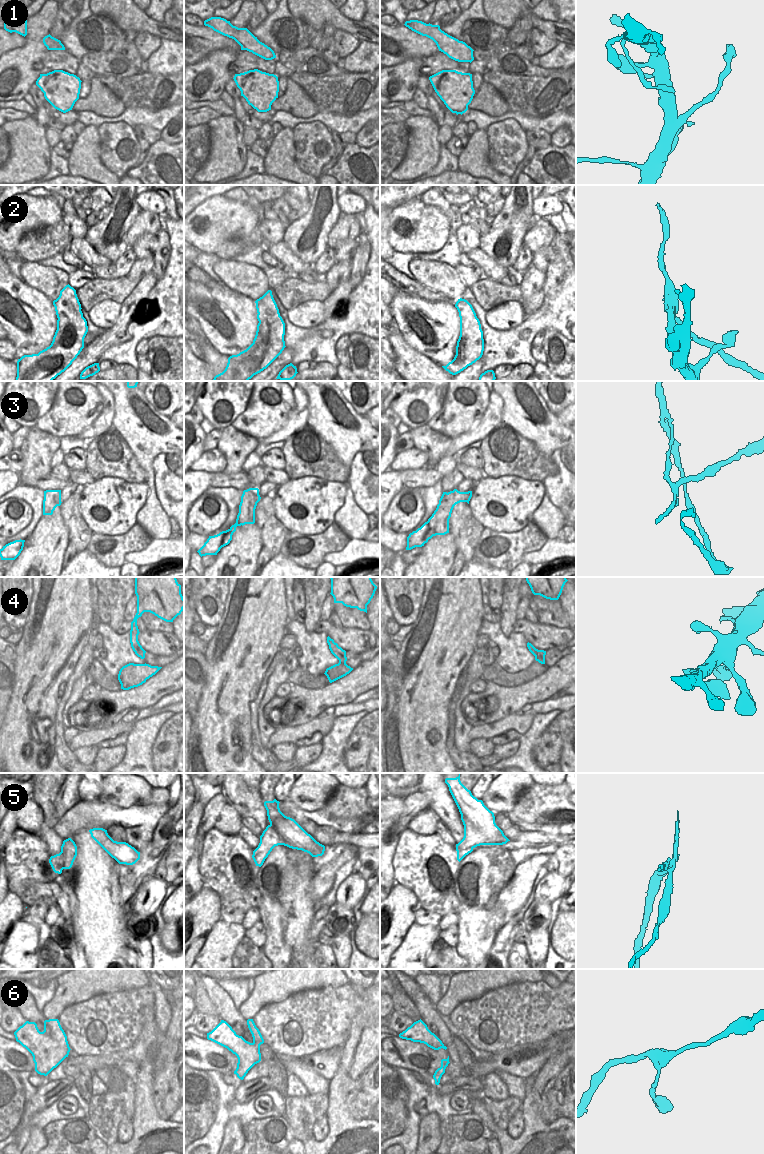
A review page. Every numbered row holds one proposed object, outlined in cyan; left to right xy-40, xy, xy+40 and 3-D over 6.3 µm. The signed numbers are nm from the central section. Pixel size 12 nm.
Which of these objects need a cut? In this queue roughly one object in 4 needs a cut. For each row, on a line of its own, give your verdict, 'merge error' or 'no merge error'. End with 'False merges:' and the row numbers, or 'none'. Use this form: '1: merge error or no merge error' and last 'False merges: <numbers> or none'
1: no merge error
2: merge error
3: merge error
4: no merge error
5: merge error
6: no merge error
False merges: 2, 3, 5

